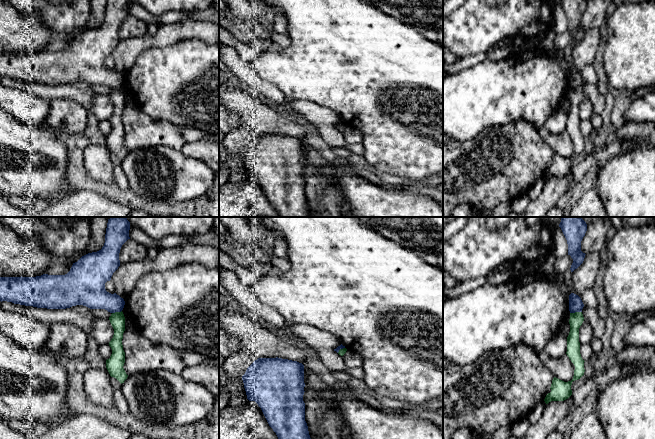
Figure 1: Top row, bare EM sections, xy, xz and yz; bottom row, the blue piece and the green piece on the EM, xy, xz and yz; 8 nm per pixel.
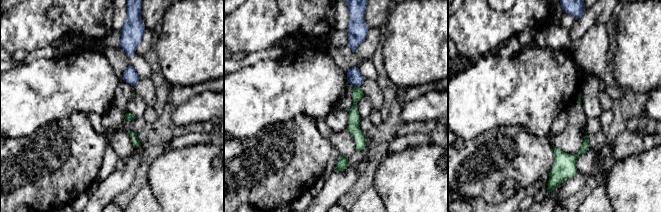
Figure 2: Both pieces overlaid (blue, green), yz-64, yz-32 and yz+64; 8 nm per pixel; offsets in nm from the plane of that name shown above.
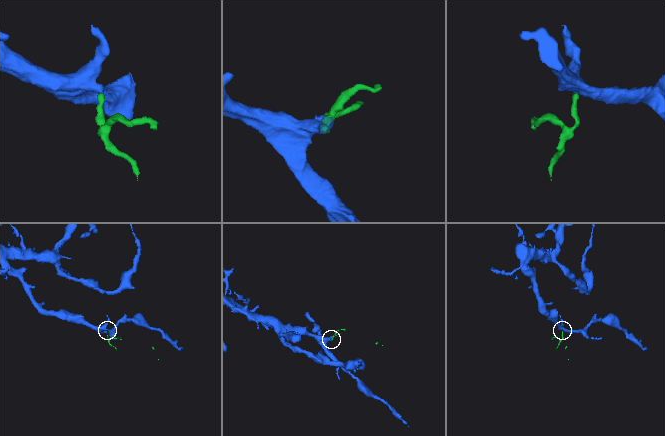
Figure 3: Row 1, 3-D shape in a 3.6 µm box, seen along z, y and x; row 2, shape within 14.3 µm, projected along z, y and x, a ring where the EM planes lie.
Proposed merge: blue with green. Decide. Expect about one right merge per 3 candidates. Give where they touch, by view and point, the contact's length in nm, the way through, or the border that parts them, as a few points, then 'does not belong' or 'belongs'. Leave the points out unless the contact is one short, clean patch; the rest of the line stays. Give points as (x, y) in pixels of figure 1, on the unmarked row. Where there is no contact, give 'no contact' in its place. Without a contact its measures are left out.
contact yz (575, 87); length 100 nm; border yz (581, 87), (570, 89); does not belong

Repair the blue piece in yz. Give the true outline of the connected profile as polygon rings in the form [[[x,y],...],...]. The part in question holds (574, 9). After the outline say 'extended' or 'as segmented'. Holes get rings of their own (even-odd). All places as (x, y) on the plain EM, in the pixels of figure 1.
[[[559,0],[568,20],[568,31],[573,35],[571,48],[584,37],[585,29],[581,27],[581,17],[587,7],[587,0]]]; as segmented

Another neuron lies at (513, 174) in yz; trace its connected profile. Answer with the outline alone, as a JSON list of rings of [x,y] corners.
[[[526,121],[489,127],[474,139],[464,142],[450,139],[443,144],[443,217],[452,217],[452,211],[460,204],[492,210],[501,203],[512,202],[526,194],[541,177],[544,177],[553,154],[553,150],[535,127]]]

